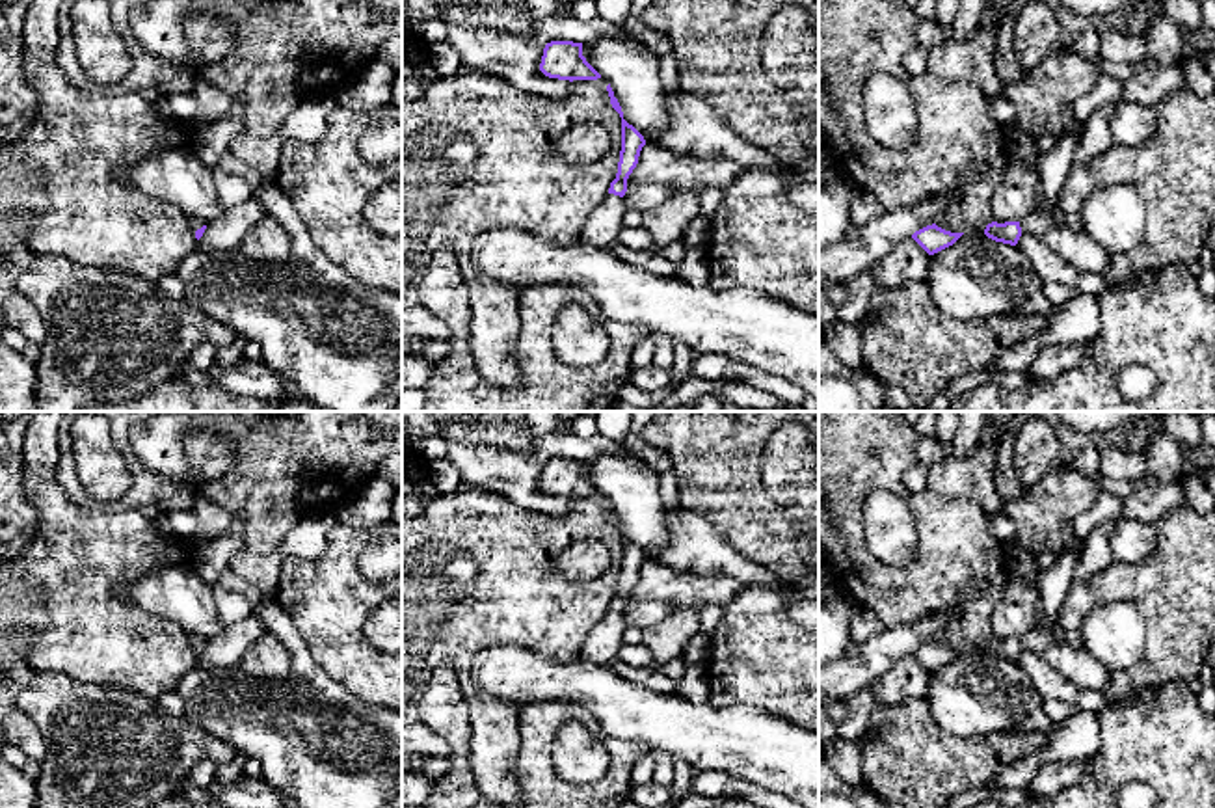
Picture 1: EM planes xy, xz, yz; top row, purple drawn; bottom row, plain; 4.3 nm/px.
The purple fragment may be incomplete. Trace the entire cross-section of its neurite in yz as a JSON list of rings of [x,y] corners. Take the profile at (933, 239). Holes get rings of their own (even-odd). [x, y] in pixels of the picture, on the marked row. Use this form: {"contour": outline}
{"contour": [[[936,223],[927,225],[912,235],[912,238],[928,253],[934,255],[953,246],[964,233],[951,233]]]}

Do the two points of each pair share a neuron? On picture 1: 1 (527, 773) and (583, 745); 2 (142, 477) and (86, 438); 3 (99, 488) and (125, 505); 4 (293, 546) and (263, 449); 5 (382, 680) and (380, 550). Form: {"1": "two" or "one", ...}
{"1": "two", "2": "two", "3": "two", "4": "two", "5": "two"}

